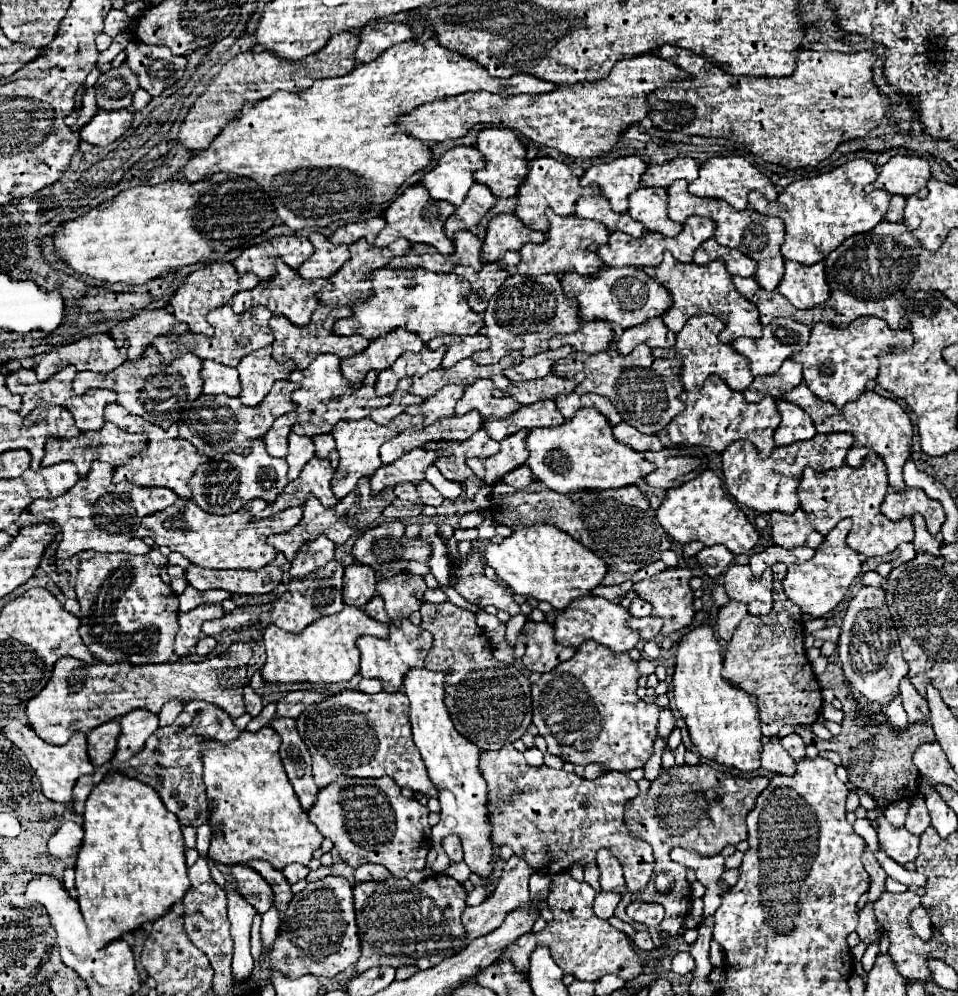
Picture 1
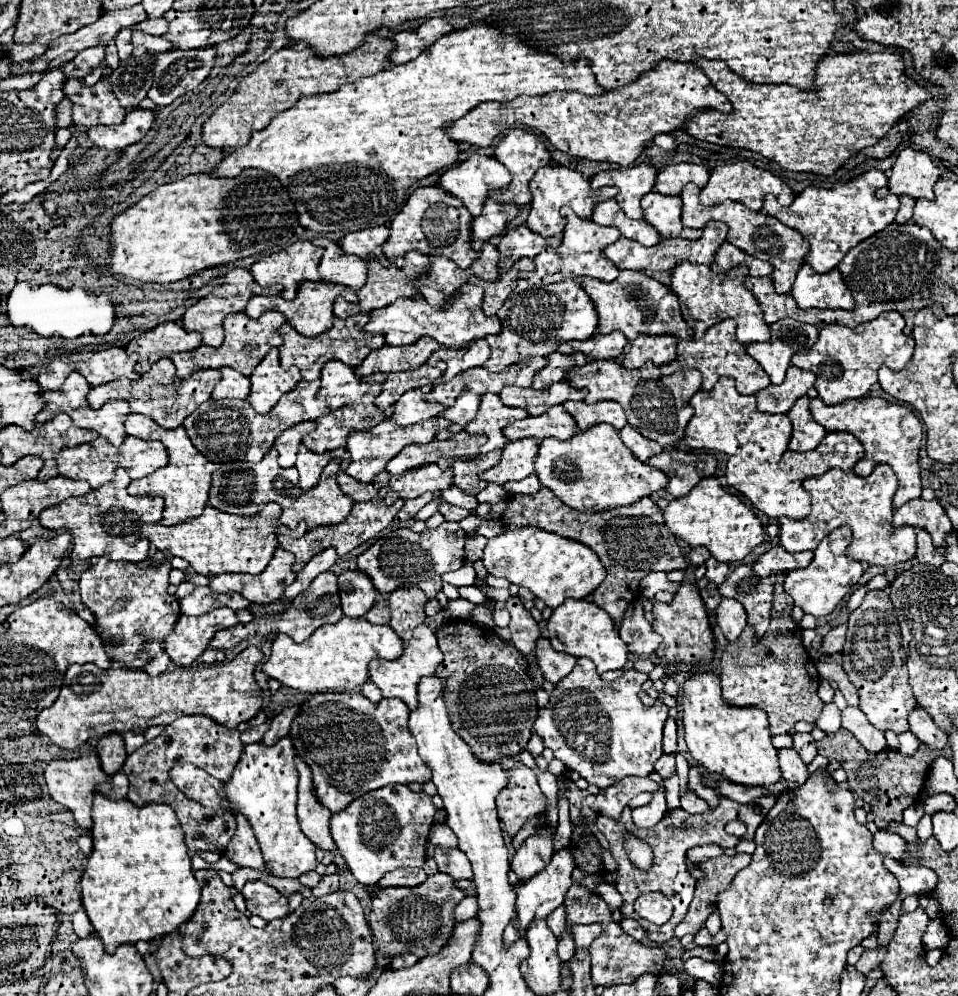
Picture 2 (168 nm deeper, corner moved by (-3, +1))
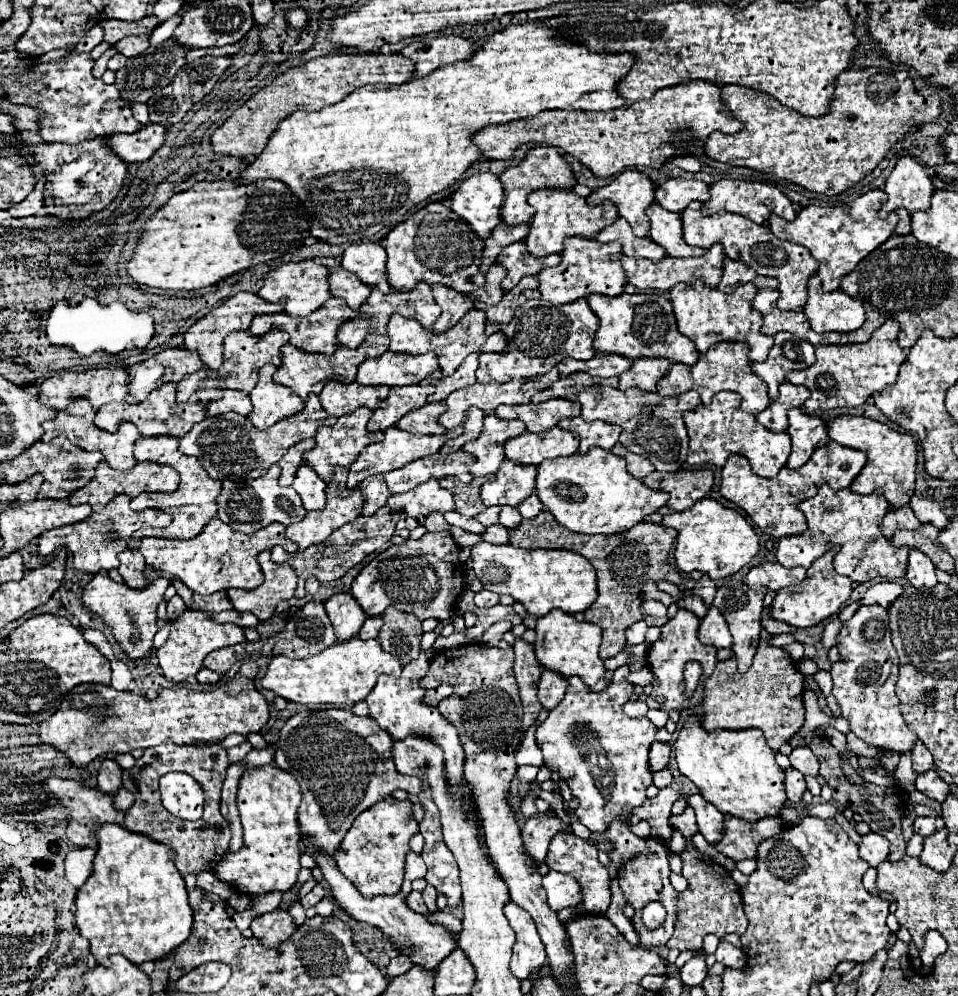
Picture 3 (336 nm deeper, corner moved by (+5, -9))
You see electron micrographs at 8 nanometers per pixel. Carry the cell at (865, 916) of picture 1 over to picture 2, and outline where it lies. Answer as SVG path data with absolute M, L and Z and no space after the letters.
M878 945L876 949L864 949L860 961L856 963L856 969L860 973L864 973L864 975L870 973L874 967L878 967L882 963L882 959L886 957L886 953L888 953L888 949L884 945Z

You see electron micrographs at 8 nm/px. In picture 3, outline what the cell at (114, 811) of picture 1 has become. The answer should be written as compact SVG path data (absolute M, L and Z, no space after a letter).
M110 823L102 825L96 831L96 837L98 837L98 851L96 851L96 859L94 859L94 873L78 889L78 895L76 895L76 927L78 927L80 935L84 939L88 939L90 953L94 955L94 959L98 961L98 965L108 965L108 957L116 955L116 953L124 955L134 965L140 965L144 961L158 961L158 959L162 959L164 955L172 953L178 945L182 945L188 939L190 927L192 927L192 907L188 905L188 891L186 891L184 879L180 877L178 869L174 867L174 859L172 859L170 847L162 847L162 843L150 843L150 839L146 839L146 835L134 835L132 831L126 831L126 827L122 827L122 825L110 825Z

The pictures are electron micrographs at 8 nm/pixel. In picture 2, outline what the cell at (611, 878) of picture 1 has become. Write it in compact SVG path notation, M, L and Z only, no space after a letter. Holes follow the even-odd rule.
M768 793L768 795L762 795L762 797L758 797L756 801L746 803L746 805L736 803L736 801L732 801L732 799L720 795L718 807L708 809L708 811L704 811L704 813L700 813L700 815L690 815L690 813L686 813L684 809L668 809L666 815L664 815L652 829L640 829L640 827L636 827L636 825L632 823L632 817L630 817L630 811L632 811L630 807L624 809L620 821L608 821L608 817L598 817L596 827L598 827L598 831L600 831L604 837L608 837L610 853L612 853L612 857L614 857L616 863L618 863L616 885L614 885L614 887L618 889L618 893L620 893L622 899L624 899L624 903L622 903L622 907L620 907L622 917L636 919L640 925L648 931L648 939L650 939L650 941L654 941L654 943L658 943L658 945L670 941L670 939L674 937L674 927L684 919L684 915L686 915L686 911L688 911L688 905L690 905L690 901L692 901L694 887L696 887L696 879L692 879L692 875L690 875L688 869L686 869L686 851L688 851L692 845L704 845L704 843L718 843L718 845L726 845L726 847L736 847L742 839L752 839L752 837L754 837L754 831L756 831L758 825L762 823L762 817L766 817L766 809L770 809L770 805L774 805L774 801L776 801L776 797L770 795L770 793ZM732 819L746 821L748 831L746 831L744 837L734 837L734 835L728 835L728 833L724 831L726 823L732 821ZM626 829L628 829L630 833L634 833L636 837L648 837L648 845L652 845L652 849L654 849L654 863L652 863L652 869L650 869L648 873L634 869L634 865L630 863L630 859L624 857L624 853L622 853L622 851L624 851L624 849L622 849L622 833L624 833ZM646 891L664 893L664 895L672 901L672 905L674 905L674 915L670 917L668 923L664 923L660 926L654 925L654 923L650 923L650 921L639 917L636 911L632 909L632 903L634 903L642 893L646 893Z

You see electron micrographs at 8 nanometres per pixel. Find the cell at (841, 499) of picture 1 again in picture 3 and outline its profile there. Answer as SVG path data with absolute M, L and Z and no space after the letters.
M822 485L816 497L802 501L798 507L808 517L808 529L802 535L780 539L776 549L776 559L780 565L788 569L792 567L808 569L818 557L822 557L828 549L838 545L840 551L834 557L834 569L836 573L850 577L854 583L868 583L874 577L886 577L894 581L906 575L908 549L894 547L880 533L880 519L888 511L888 503L882 491L870 495L856 495L850 489L834 491Z

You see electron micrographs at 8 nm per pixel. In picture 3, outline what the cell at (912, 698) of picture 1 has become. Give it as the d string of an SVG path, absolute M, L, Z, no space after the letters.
M916 741L914 749L912 749L912 769L914 769L914 773L920 775L920 773L926 773L926 771L934 769L932 763L934 761L932 761L930 751L926 751L926 747L922 747L922 743Z

